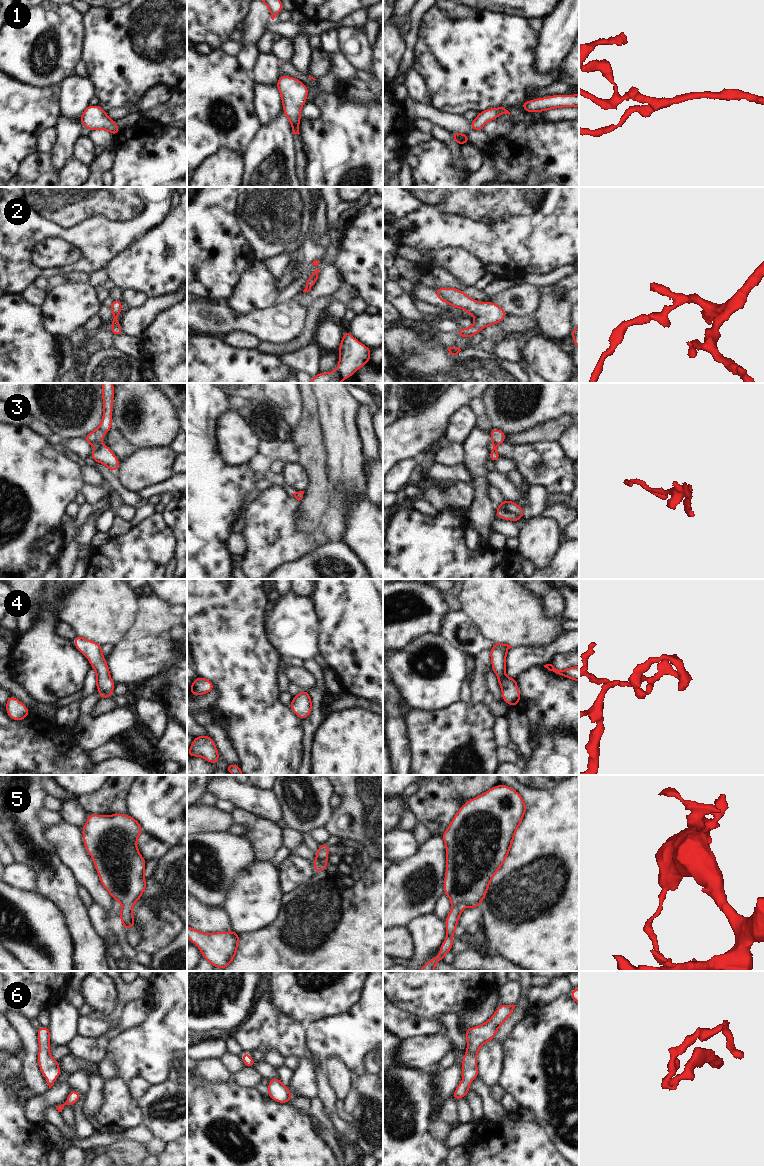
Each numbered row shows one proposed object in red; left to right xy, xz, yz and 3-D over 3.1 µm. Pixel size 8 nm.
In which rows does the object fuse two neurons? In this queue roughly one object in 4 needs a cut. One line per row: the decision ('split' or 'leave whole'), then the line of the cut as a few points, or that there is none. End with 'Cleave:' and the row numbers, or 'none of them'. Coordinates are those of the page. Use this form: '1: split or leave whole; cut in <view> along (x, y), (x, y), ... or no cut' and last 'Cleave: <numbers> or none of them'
1: leave whole; no cut
2: leave whole; no cut
3: leave whole; no cut
4: leave whole; no cut
5: leave whole; no cut
6: leave whole; no cut
Cleave: none of them

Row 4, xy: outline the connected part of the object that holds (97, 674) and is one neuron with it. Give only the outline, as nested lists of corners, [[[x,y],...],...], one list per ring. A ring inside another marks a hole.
[[[76,636],[73,642],[75,647],[87,657],[91,668],[96,670],[96,688],[99,690],[100,699],[110,698],[117,683],[111,680],[110,670],[102,654],[102,645],[81,636]]]

